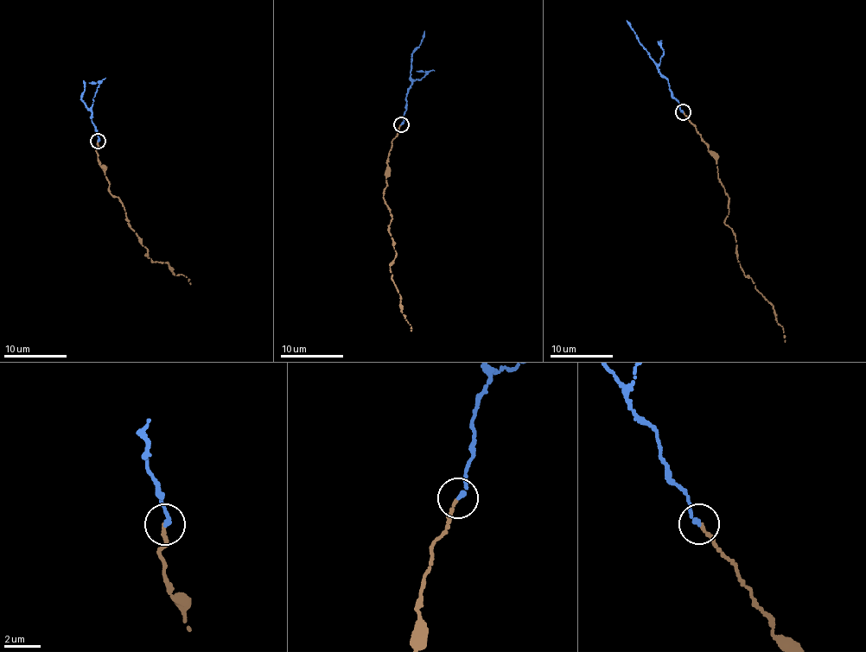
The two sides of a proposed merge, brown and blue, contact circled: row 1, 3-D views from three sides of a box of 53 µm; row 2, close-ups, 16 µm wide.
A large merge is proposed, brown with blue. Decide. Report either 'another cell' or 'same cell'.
same cell

